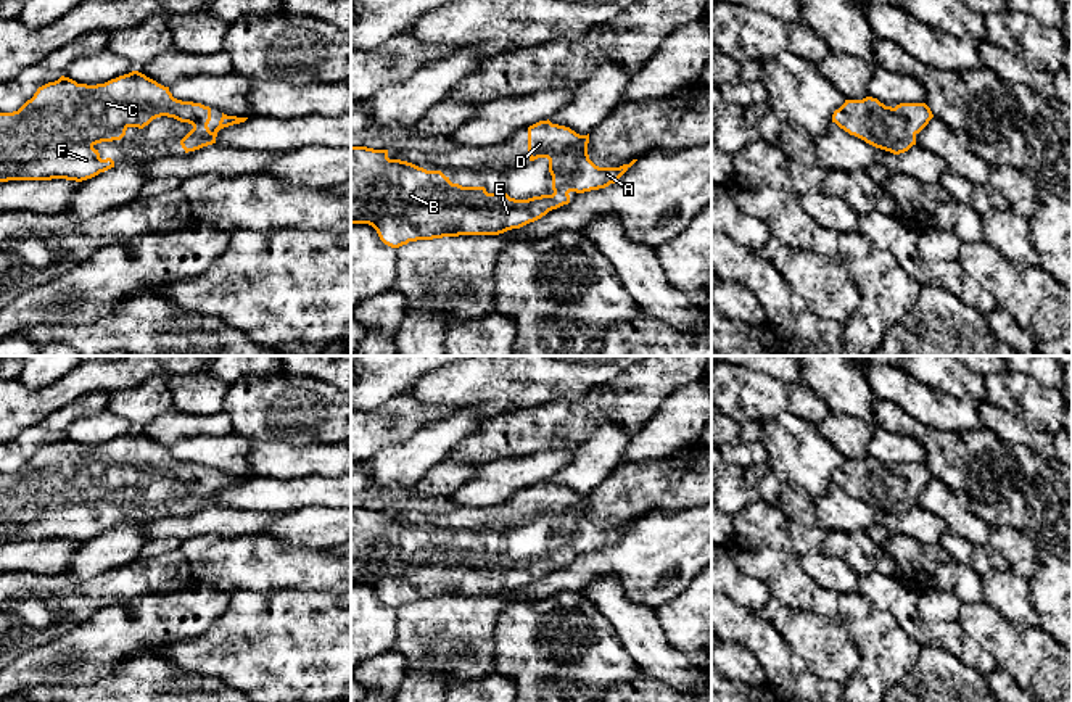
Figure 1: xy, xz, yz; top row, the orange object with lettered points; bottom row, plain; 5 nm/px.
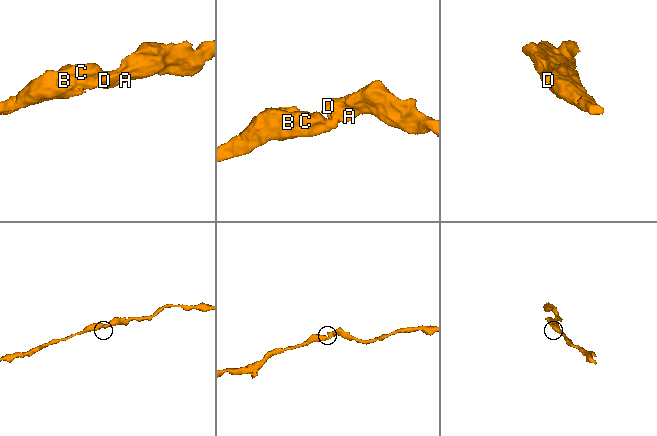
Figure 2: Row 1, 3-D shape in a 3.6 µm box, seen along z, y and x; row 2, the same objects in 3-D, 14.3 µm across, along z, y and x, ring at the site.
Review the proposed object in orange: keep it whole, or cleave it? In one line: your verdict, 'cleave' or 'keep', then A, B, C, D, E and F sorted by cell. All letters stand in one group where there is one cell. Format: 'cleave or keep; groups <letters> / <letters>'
keep; groups A B C D E F

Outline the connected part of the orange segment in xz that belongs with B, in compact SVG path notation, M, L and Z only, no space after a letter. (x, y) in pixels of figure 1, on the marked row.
M539 121L528 127L530 161L549 159L552 195L515 200L507 193L488 193L484 187L452 184L441 171L427 171L412 163L390 159L388 150L351 147L351 224L372 225L380 240L399 248L409 242L459 235L499 235L520 229L570 203L570 192L584 193L615 184L637 159L620 167L599 167L588 155L589 134Z

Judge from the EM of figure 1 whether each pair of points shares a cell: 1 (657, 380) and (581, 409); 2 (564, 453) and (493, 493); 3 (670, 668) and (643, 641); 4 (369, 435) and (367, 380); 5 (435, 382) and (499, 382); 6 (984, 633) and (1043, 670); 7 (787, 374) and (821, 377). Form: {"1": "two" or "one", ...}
{"1": "one", "2": "one", "3": "one", "4": "two", "5": "one", "6": "one", "7": "two"}

